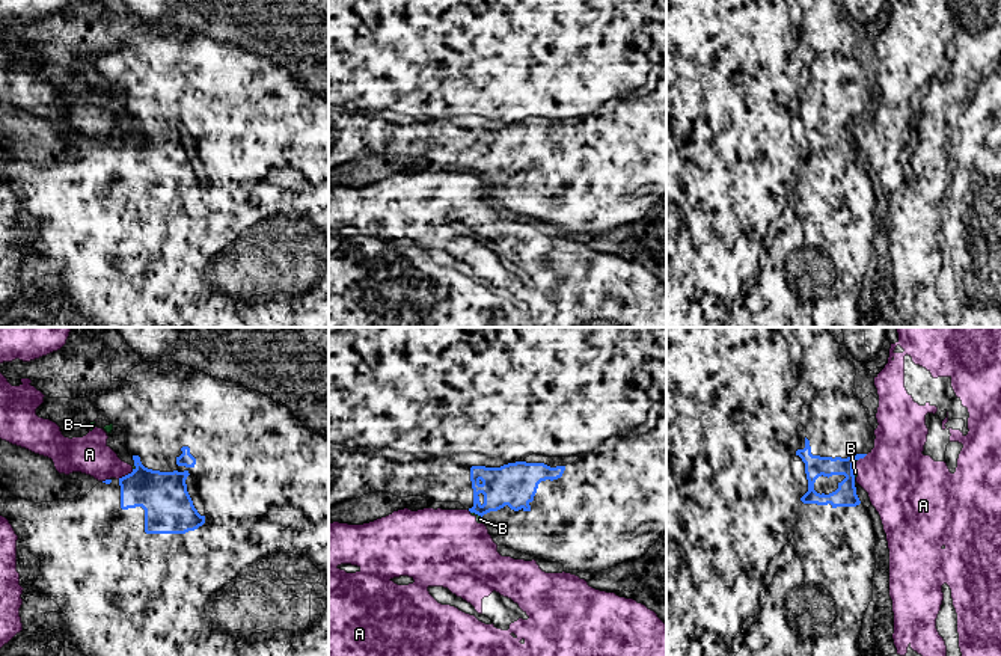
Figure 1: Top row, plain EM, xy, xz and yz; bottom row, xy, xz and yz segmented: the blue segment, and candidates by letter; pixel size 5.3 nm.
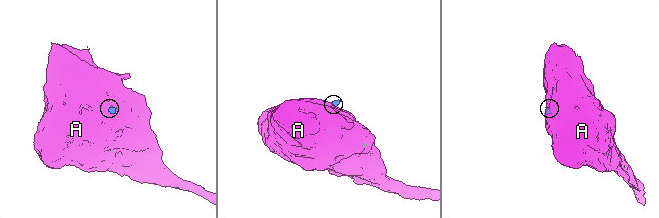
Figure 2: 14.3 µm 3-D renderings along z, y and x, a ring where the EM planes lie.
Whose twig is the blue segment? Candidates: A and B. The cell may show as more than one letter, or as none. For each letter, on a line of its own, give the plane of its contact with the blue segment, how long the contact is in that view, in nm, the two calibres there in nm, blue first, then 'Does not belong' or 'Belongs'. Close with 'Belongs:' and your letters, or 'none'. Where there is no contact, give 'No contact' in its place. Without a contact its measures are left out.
A: Touches blue in xy. Shared border 100 nm. Thickness 260 nm (blue) against 200 nm. Does not belong
B: Touches blue in xz. Shared border 70 nm. Thickness 240 nm (blue) against 40 nm. Does not belong
Belongs: none

